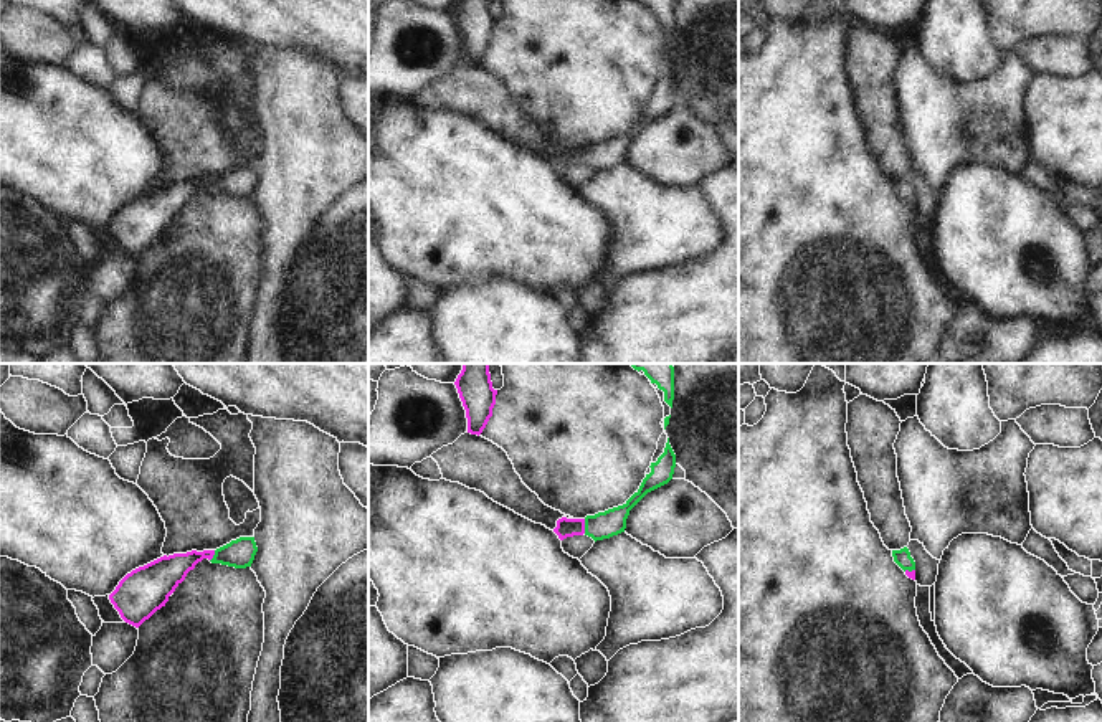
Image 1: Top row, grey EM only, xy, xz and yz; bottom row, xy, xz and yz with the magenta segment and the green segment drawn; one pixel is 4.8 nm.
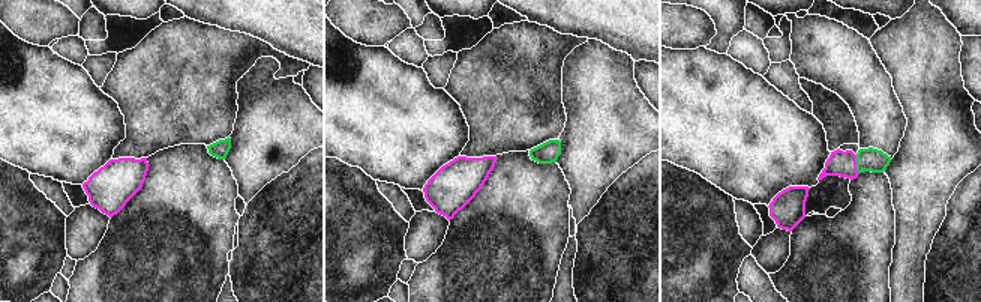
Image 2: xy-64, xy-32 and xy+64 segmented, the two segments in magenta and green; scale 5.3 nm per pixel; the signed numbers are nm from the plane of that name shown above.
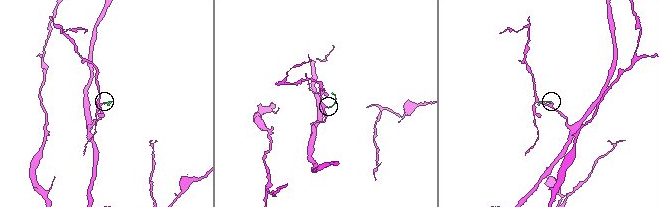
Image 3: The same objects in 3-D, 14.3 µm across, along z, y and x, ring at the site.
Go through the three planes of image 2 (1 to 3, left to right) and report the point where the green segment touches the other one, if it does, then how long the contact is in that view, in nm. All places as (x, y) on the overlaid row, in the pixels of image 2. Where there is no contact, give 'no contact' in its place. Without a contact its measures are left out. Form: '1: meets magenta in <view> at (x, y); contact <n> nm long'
1: no contact
2: no contact
3: meets magenta in xy+64 at (855, 164); contact 110 nm long

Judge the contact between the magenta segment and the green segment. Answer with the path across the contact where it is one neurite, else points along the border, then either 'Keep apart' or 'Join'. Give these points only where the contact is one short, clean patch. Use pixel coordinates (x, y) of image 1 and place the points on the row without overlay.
Path across: xz (565, 157), (584, 156), (610, 152). Join.

